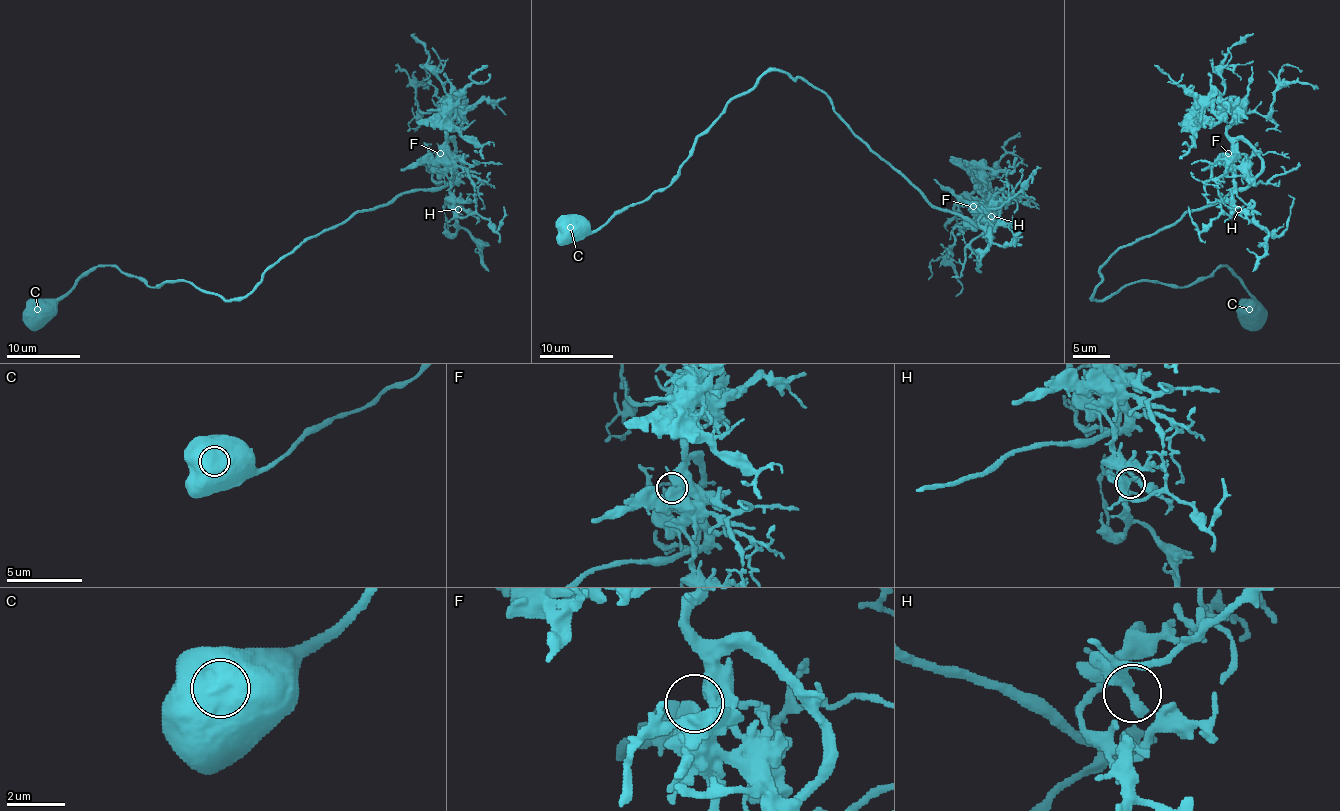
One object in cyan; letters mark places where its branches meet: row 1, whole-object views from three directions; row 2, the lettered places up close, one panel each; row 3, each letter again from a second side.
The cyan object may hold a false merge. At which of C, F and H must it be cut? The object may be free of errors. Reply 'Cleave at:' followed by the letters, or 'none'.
Cleave at: none

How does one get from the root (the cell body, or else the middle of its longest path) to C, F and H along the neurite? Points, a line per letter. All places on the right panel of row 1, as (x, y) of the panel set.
C: (1132, 244), (1099, 270), (1094, 299), (1140, 281), (1186, 286), (1225, 266), (1252, 295), (1249, 308)
F: (1132, 244), (1169, 227), (1186, 211), (1201, 211), (1230, 190), (1241, 190), (1241, 172), (1228, 153)
H: (1132, 244), (1169, 227), (1186, 211), (1201, 211), (1230, 190), (1241, 190), (1239, 170), (1234, 176), (1238, 209)

